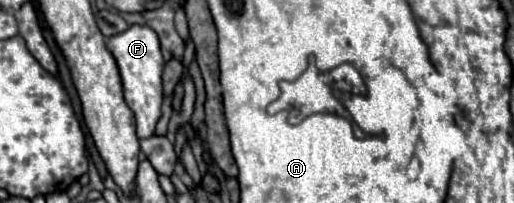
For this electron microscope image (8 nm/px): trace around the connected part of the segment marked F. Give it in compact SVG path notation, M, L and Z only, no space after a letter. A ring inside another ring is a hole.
M133 24L125 32L107 38L107 48L115 56L121 78L123 78L123 92L125 92L125 102L135 114L137 120L137 136L139 138L149 138L155 132L155 126L161 118L161 104L163 104L163 84L161 84L161 74L163 74L163 54L159 46L159 38L153 28Z

